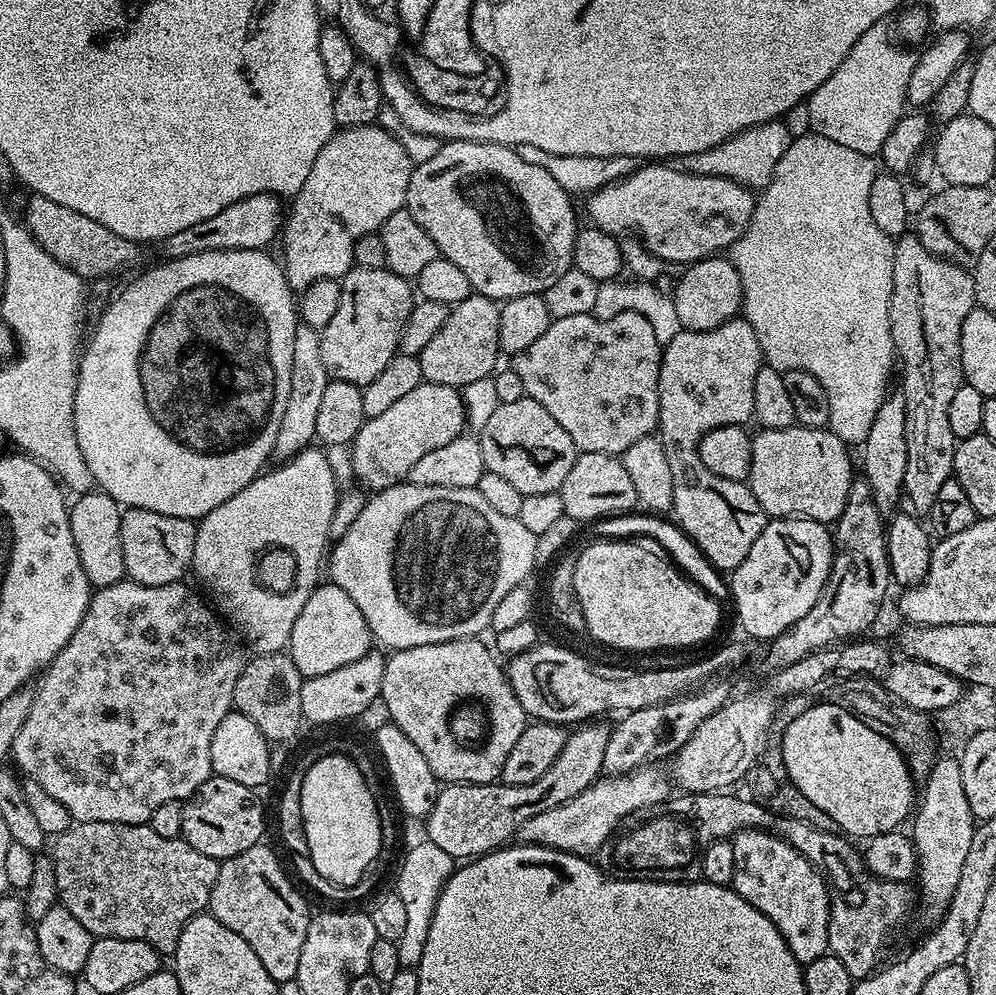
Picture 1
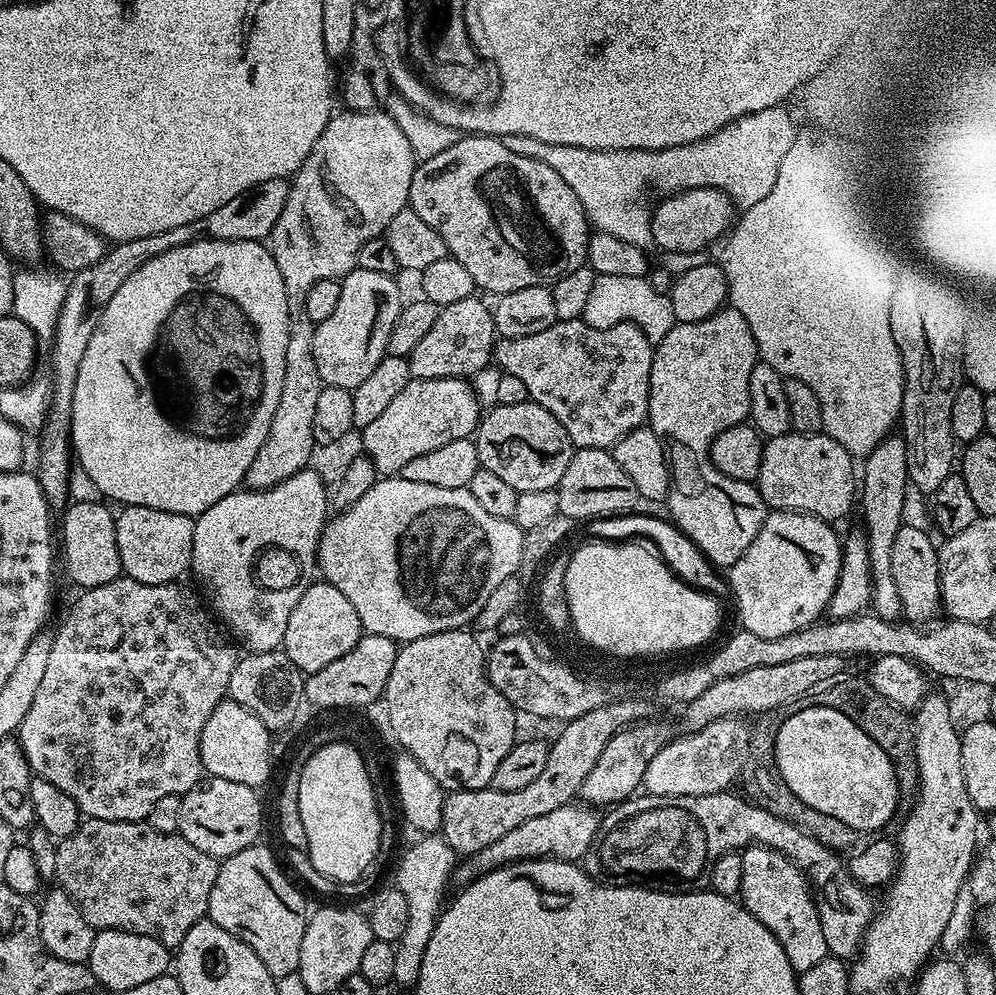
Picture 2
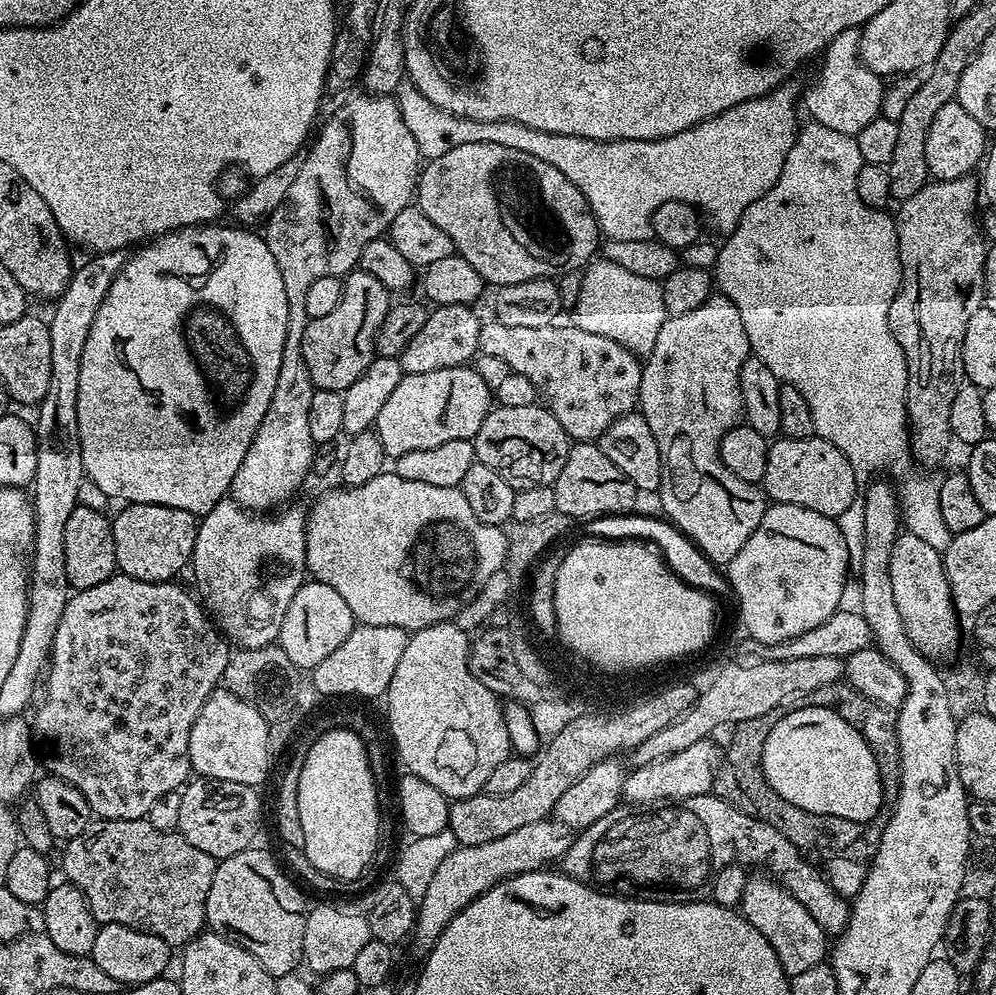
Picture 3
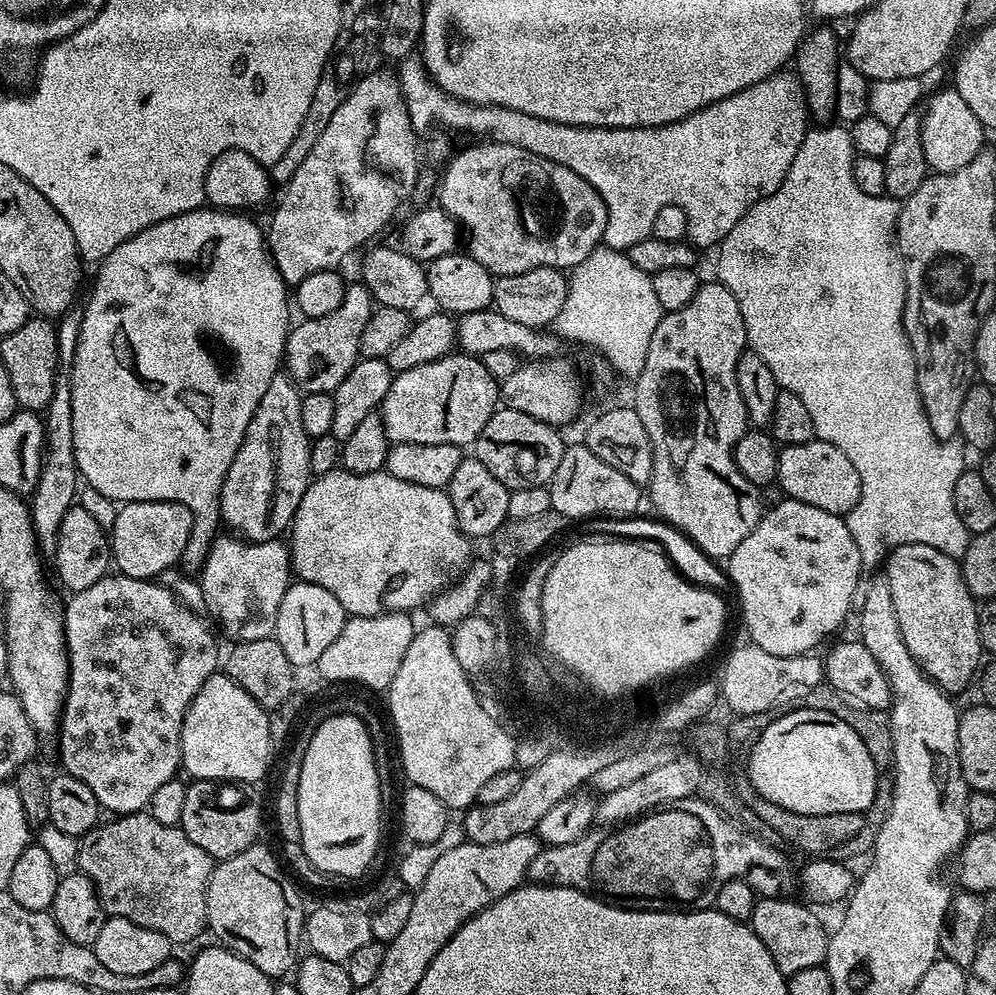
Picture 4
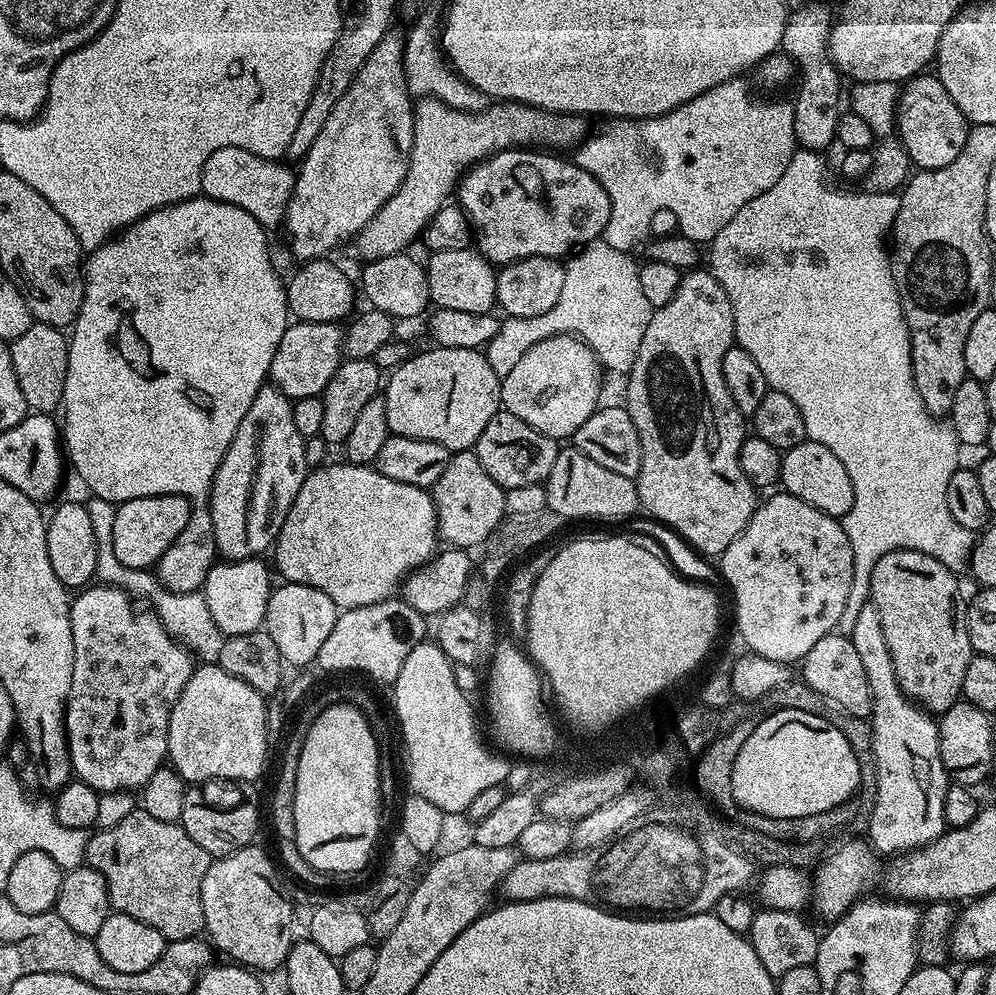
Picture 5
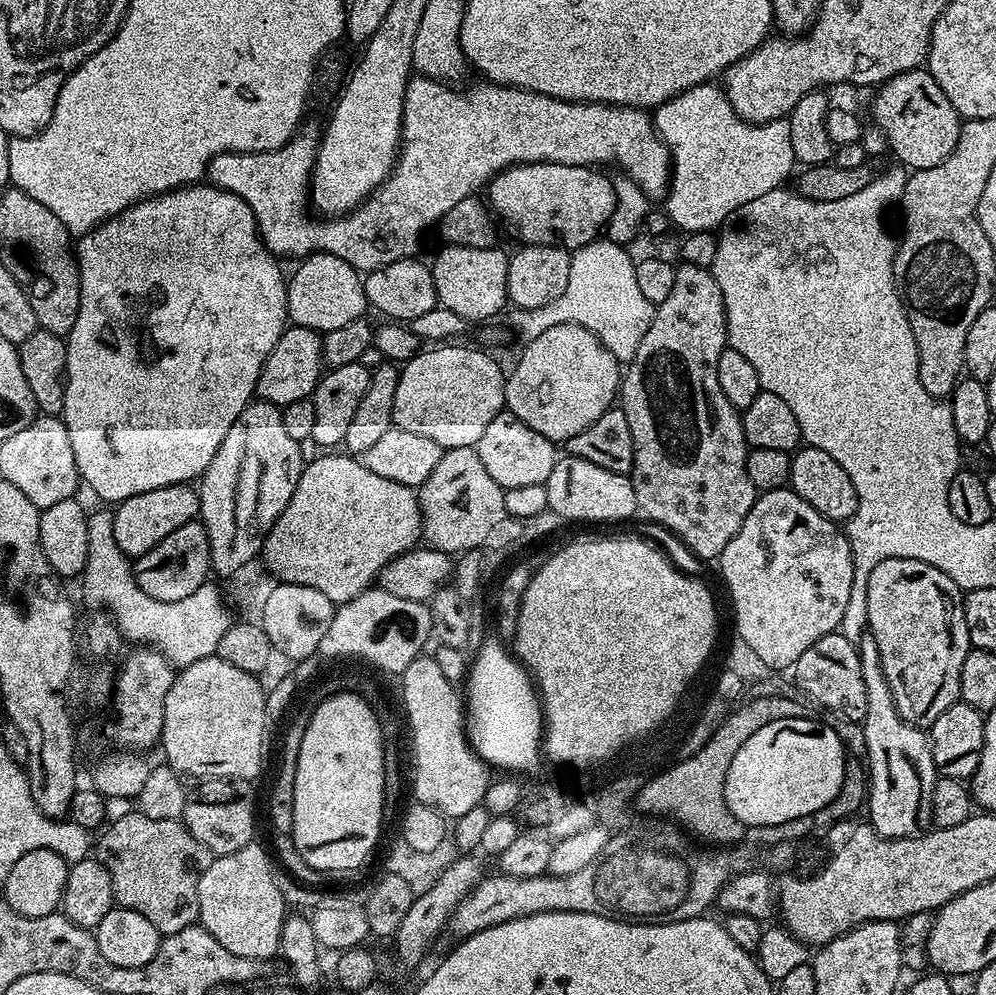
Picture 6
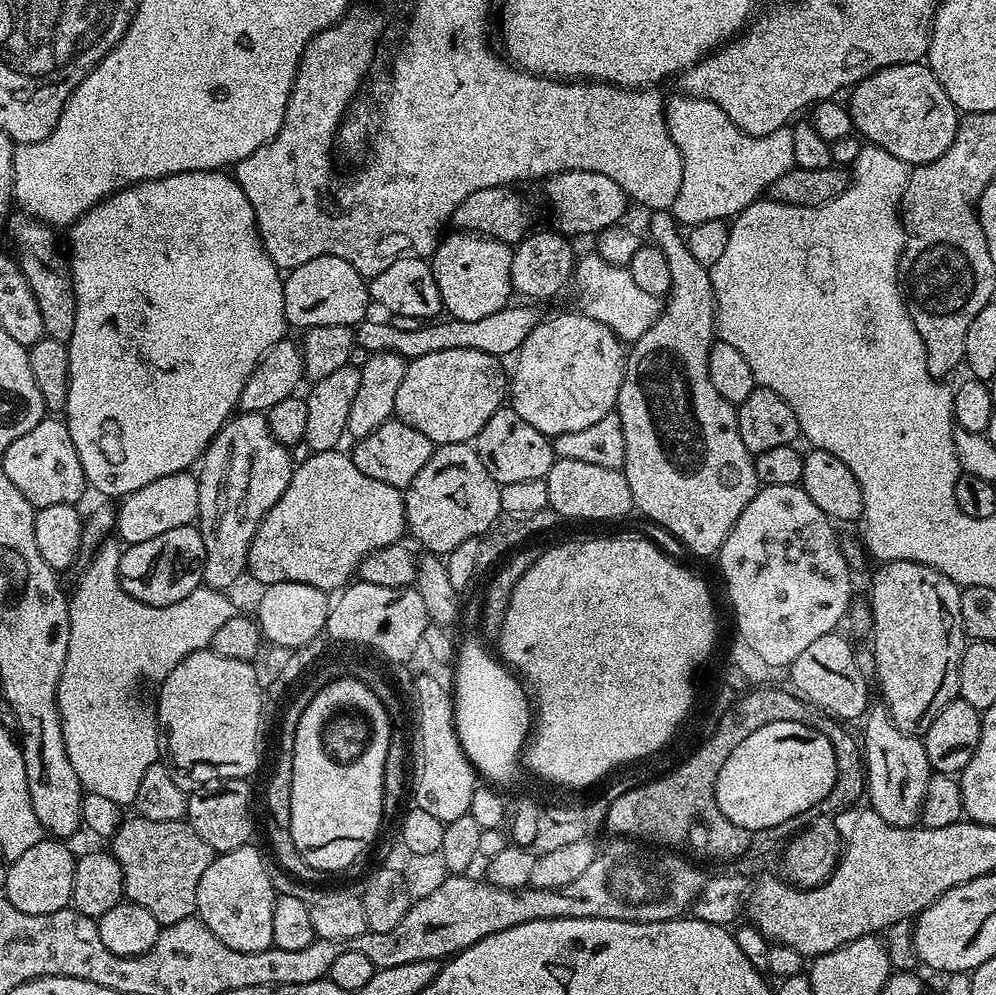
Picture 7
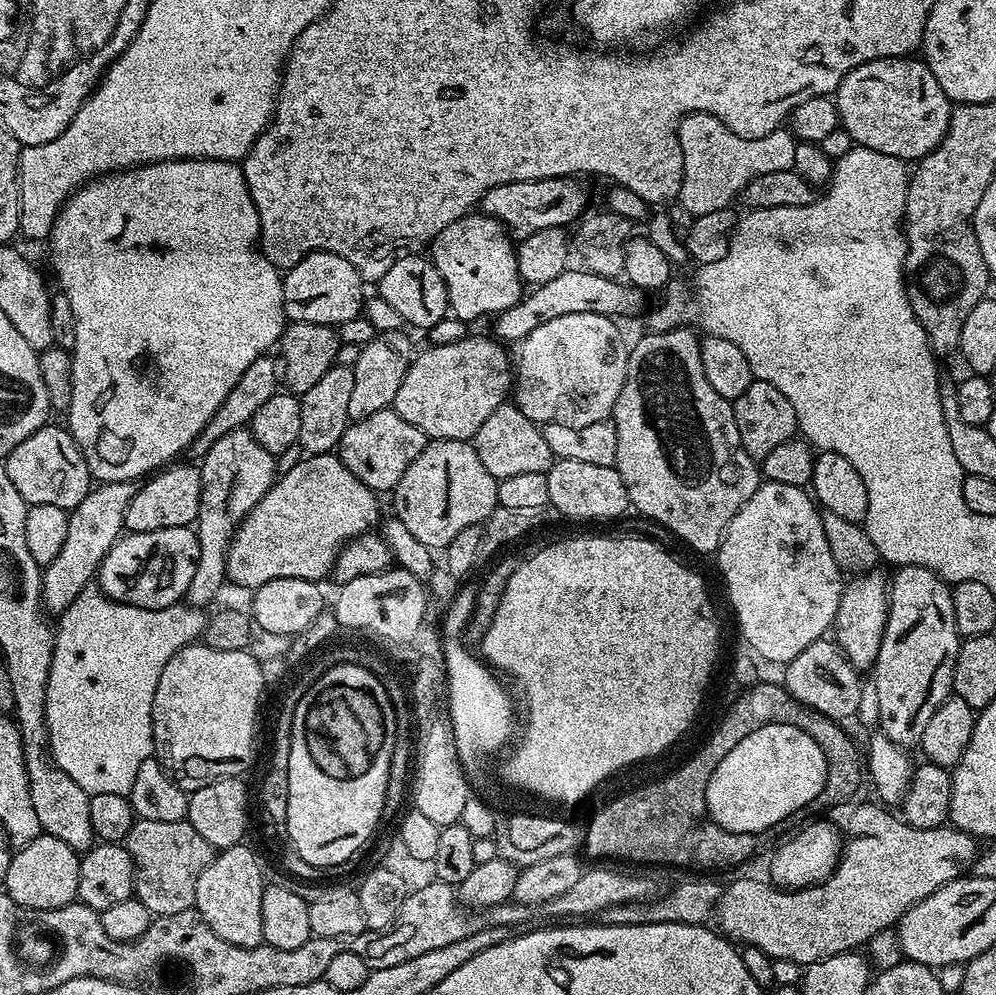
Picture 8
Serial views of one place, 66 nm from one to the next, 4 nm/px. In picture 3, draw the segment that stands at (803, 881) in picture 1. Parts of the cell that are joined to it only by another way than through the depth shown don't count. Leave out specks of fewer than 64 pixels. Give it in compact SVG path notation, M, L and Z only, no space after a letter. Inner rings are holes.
M749 875L746 894L742 894L738 911L750 926L754 926L754 930L758 930L758 934L762 934L762 938L766 938L766 942L770 942L770 946L774 946L774 954L778 954L778 962L782 962L782 970L790 978L825 963L830 952L829 937L822 926L814 922L810 910L806 910L806 906L802 906L802 902L798 902L798 898L794 898L794 894L785 890L771 875Z

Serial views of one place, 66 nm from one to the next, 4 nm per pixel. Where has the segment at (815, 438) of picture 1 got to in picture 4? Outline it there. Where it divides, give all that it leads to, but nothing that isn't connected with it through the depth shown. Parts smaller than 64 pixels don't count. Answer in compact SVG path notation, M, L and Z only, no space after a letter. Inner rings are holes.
M814 438L798 446L781 447L779 453L776 484L787 499L818 506L818 510L832 512L835 516L851 512L860 497L860 479L854 464L838 450L838 446Z

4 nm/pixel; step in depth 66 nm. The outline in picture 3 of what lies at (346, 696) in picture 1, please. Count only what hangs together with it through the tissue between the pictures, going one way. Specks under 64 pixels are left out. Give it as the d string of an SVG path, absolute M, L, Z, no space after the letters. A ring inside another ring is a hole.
M360 624L353 627L352 633L318 666L311 669L312 688L328 698L335 698L340 693L356 695L361 698L367 696L383 697L390 686L390 678L394 678L394 670L402 659L402 650L406 650L409 633L398 626L370 626Z

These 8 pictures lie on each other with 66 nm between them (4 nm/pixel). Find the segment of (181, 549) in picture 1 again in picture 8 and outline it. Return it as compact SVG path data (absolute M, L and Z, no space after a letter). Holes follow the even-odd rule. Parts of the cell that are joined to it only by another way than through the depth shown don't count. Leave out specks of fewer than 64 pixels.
M173 463L149 475L137 487L124 519L124 527L129 533L162 530L164 527L186 527L195 521L200 512L202 494L200 470L195 463L193 465L180 463Z

